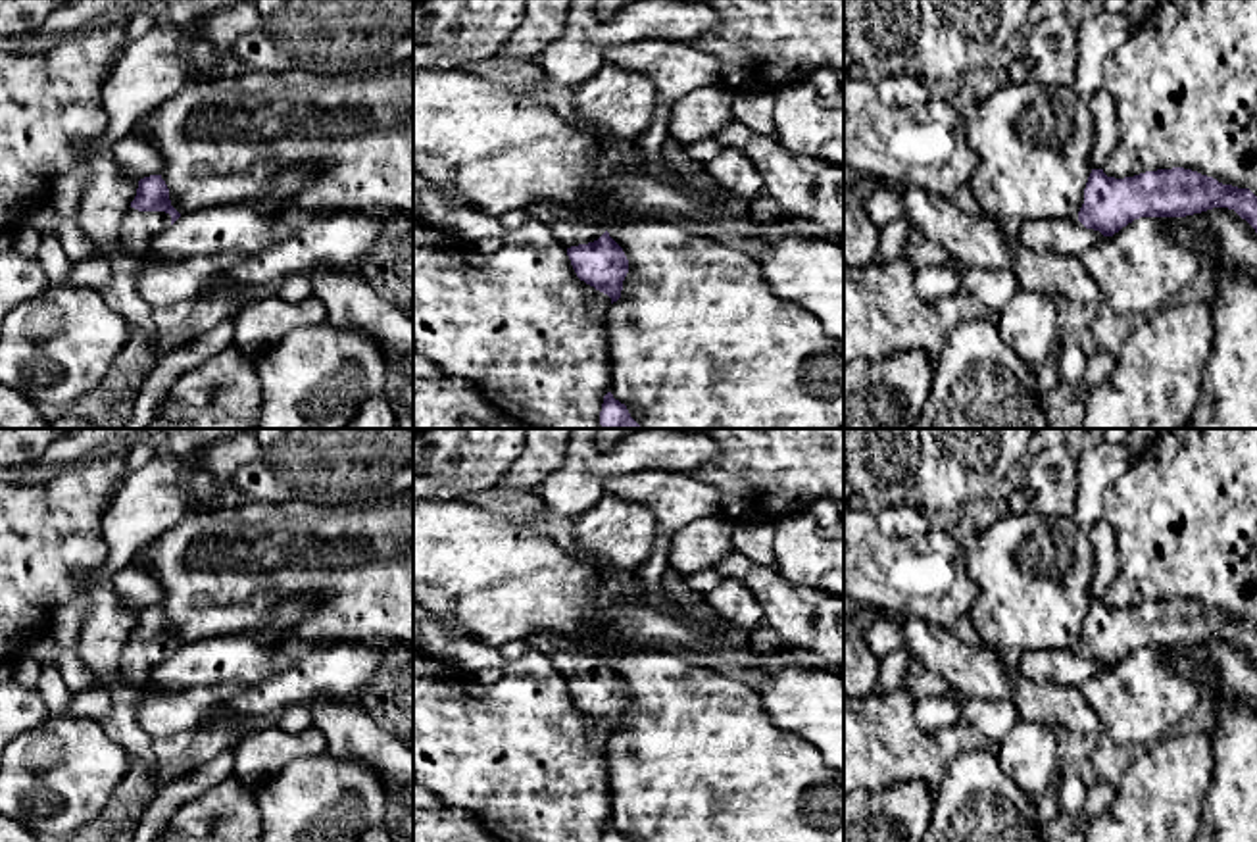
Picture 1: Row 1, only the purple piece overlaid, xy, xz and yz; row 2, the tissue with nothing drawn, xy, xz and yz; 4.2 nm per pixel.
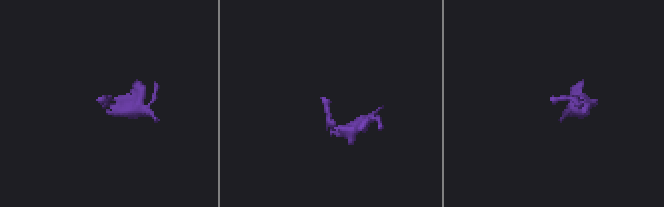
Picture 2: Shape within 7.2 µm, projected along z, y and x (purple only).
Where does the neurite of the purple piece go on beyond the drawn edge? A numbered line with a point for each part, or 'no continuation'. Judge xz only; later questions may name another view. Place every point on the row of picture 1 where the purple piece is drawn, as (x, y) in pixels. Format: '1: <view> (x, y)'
1: xz (569, 229)

